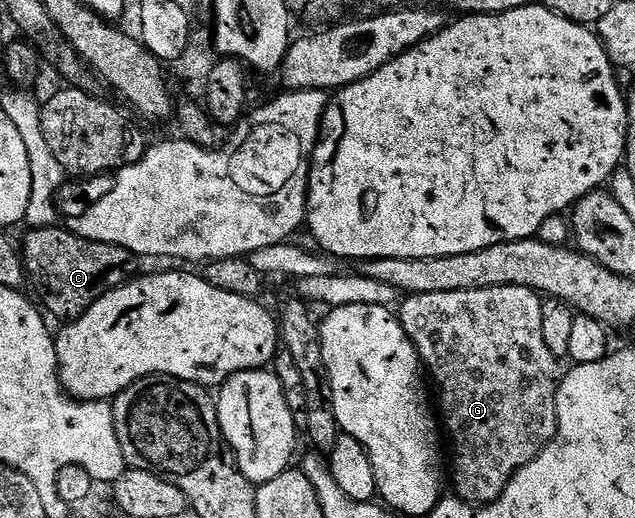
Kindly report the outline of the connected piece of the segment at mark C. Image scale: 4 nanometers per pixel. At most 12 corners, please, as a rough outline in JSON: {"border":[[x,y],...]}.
{"border":[[59,225],[29,229],[43,309],[80,318],[137,273],[137,255]]}

